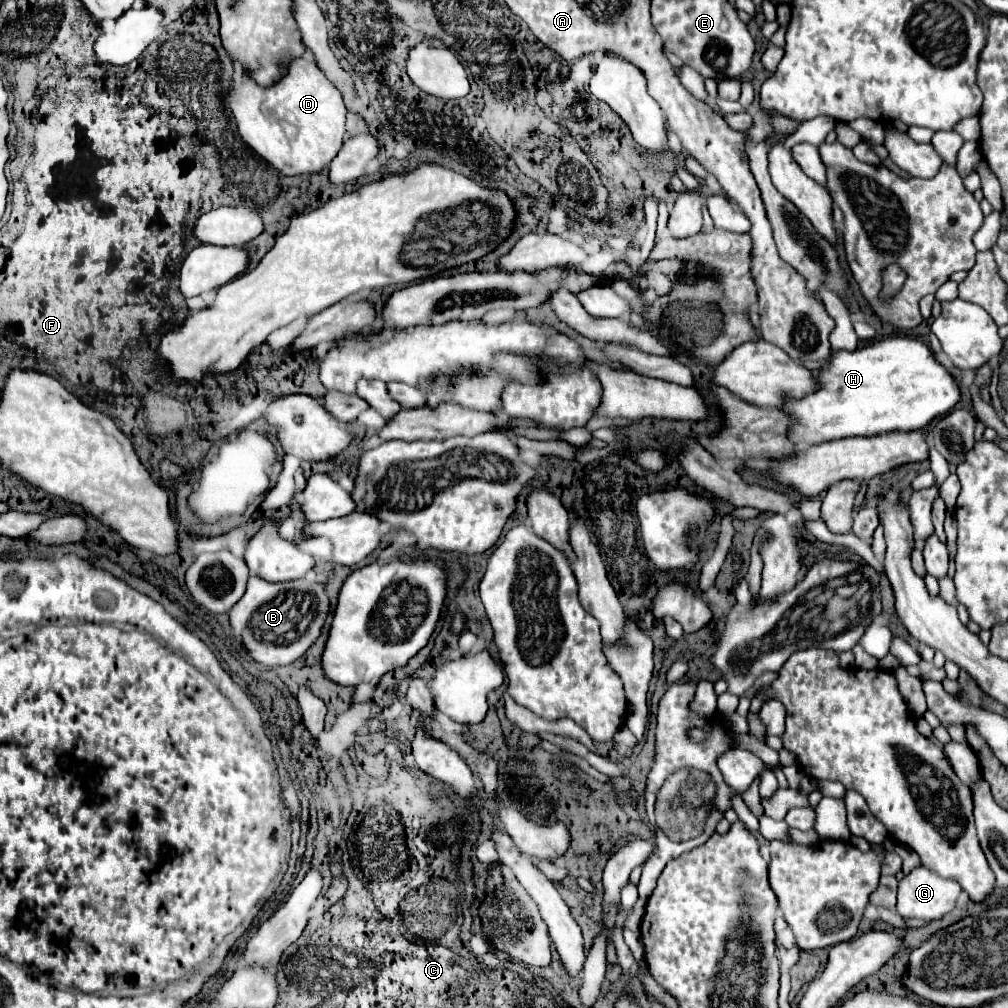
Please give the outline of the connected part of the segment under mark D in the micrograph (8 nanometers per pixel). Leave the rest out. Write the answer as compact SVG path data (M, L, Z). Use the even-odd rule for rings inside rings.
M293 58L285 76L273 86L257 84L245 70L237 72L225 92L243 142L285 176L323 170L339 152L345 134L345 104L339 90L313 60Z

